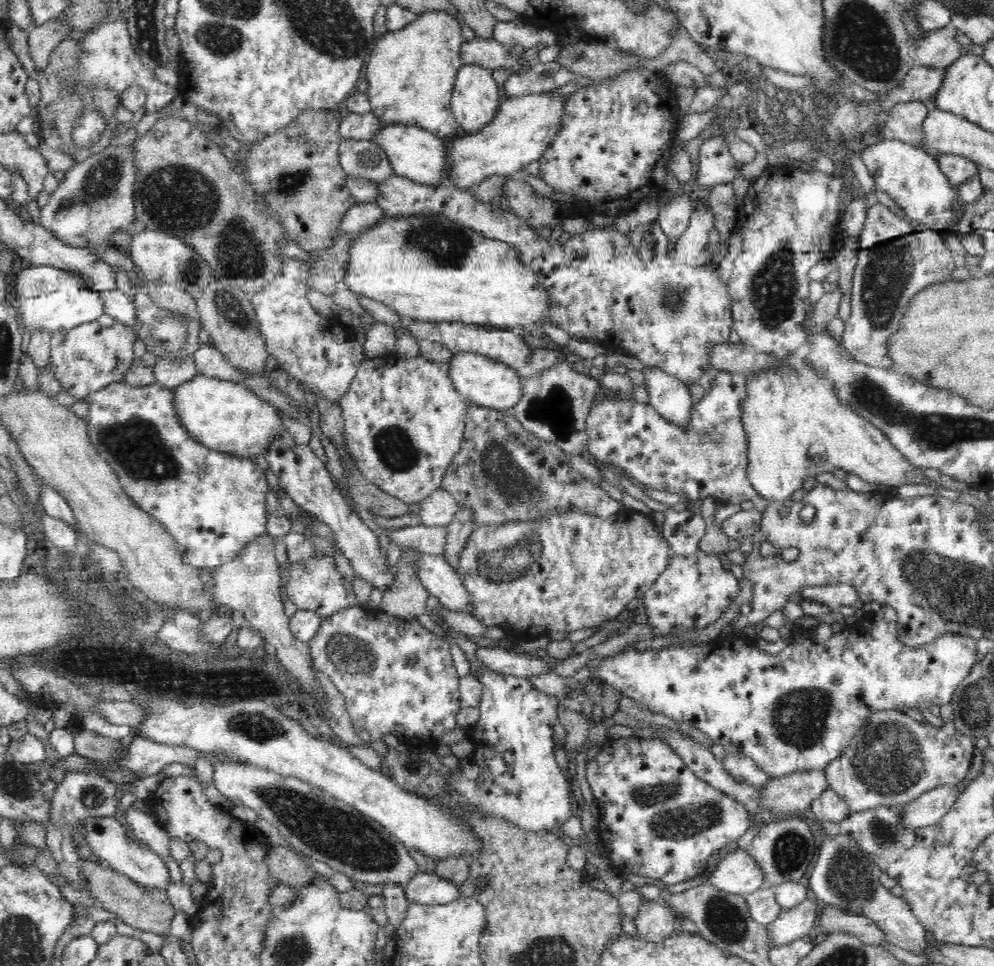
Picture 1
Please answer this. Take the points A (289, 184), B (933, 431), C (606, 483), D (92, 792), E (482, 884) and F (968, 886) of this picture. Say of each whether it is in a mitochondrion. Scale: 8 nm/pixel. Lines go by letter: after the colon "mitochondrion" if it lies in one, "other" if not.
A: mitochondrion
B: mitochondrion
C: other
D: other
E: other
F: other

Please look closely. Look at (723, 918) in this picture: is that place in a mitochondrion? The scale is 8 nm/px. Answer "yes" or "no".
yes

